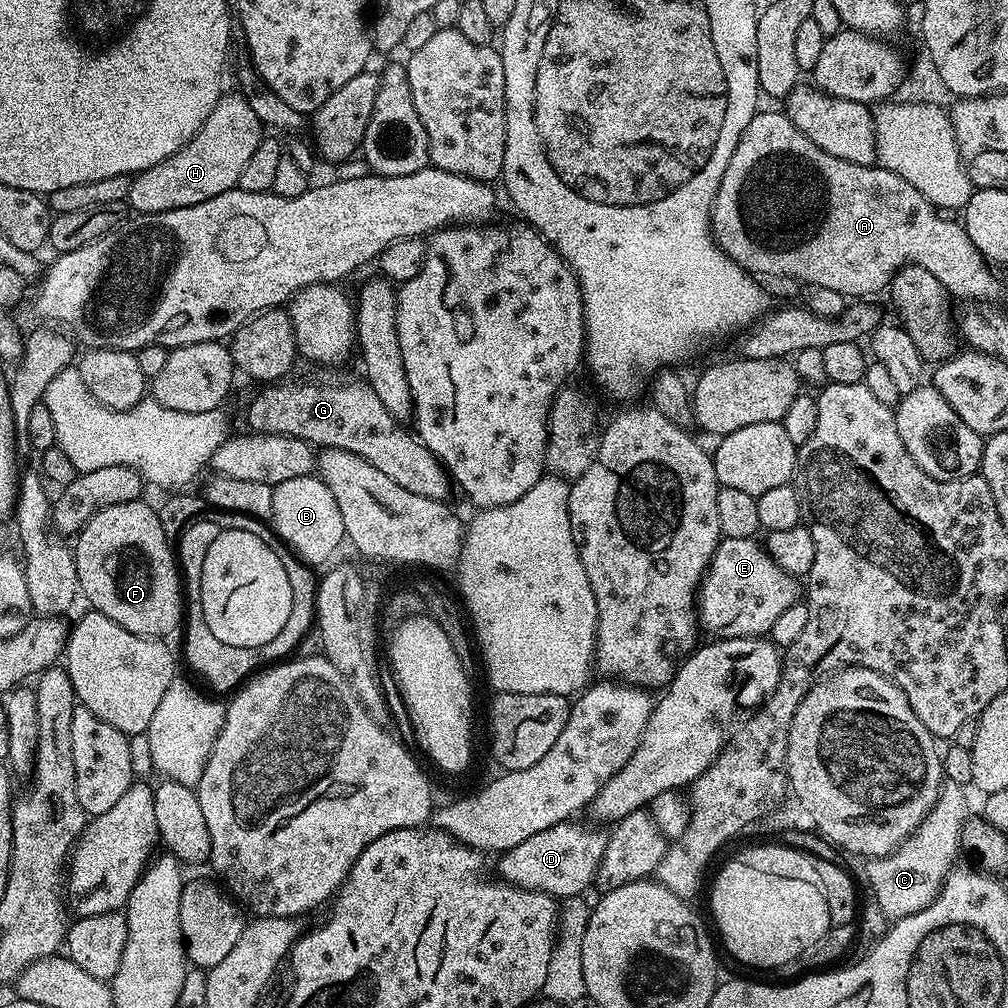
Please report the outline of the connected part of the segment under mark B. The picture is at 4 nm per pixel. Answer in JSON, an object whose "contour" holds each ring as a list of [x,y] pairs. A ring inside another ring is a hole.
{"contour":[[[319,475],[302,478],[286,478],[286,482],[275,485],[274,510],[271,527],[277,537],[287,544],[305,564],[317,566],[327,565],[332,555],[345,543],[342,513],[338,510],[338,502],[334,502],[334,494],[322,483]]]}

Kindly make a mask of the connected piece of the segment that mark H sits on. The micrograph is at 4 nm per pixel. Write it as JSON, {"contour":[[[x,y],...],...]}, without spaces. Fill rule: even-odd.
{"contour":[[[221,95],[217,99],[212,113],[198,134],[186,142],[186,146],[170,154],[170,158],[131,177],[127,203],[130,208],[132,204],[133,213],[149,216],[186,206],[198,206],[198,202],[206,202],[237,187],[246,161],[254,155],[254,150],[258,150],[258,142],[265,139],[266,128],[243,95],[235,95]]]}

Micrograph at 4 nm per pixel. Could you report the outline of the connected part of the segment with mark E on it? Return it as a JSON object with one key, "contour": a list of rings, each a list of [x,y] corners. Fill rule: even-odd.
{"contour":[[[721,539],[712,555],[698,593],[698,620],[713,637],[763,637],[801,599],[801,581],[763,543],[756,543],[755,539]]]}

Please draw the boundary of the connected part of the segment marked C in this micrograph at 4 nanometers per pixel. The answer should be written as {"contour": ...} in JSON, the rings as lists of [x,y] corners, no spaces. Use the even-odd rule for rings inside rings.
{"contour":[[[945,783],[908,839],[889,856],[877,856],[867,861],[872,896],[888,922],[918,914],[935,902],[937,894],[944,887],[944,880],[954,864],[952,855],[961,845],[960,829],[969,815],[964,805],[964,795],[965,789]]]}

